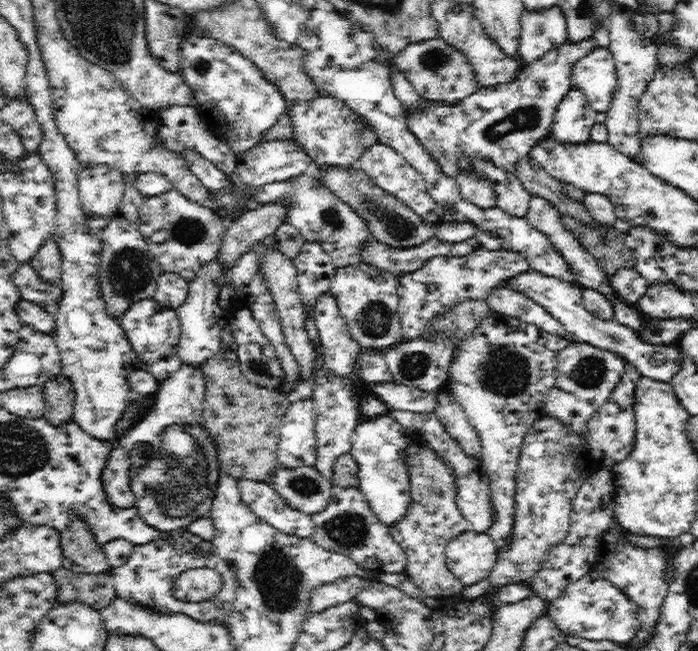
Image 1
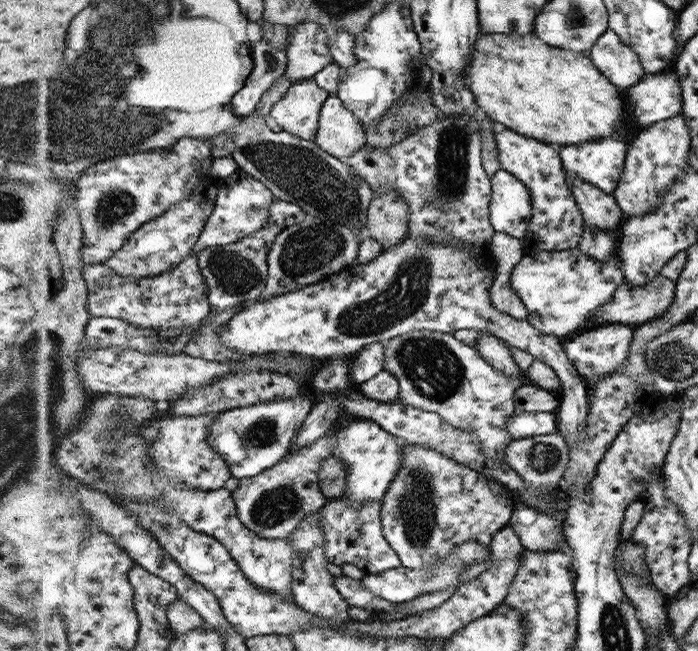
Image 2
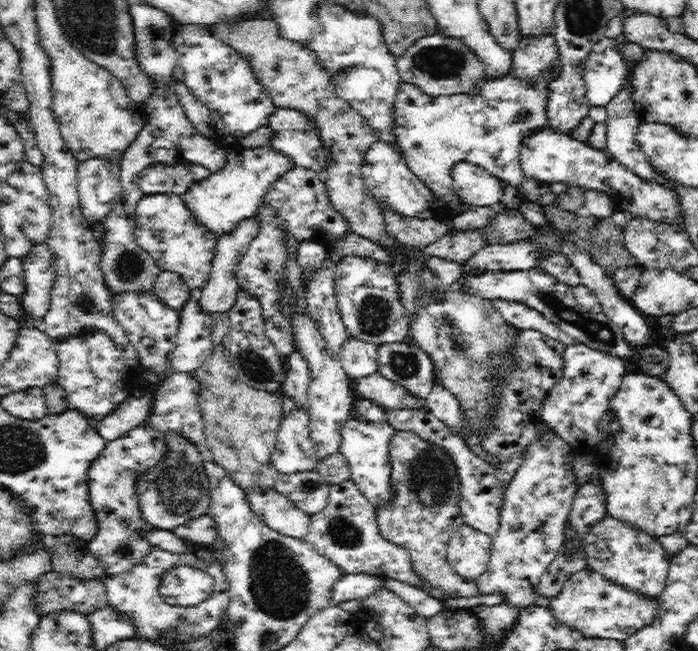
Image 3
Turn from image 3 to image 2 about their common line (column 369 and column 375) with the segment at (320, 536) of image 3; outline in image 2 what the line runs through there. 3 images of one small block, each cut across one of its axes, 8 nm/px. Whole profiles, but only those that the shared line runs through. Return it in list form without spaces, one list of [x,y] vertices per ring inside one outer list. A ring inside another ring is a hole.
[[[331,498],[318,512],[324,534],[325,553],[336,565],[354,564],[366,575],[376,575],[402,567],[397,552],[383,534],[382,500],[370,503],[352,503],[344,498]]]

